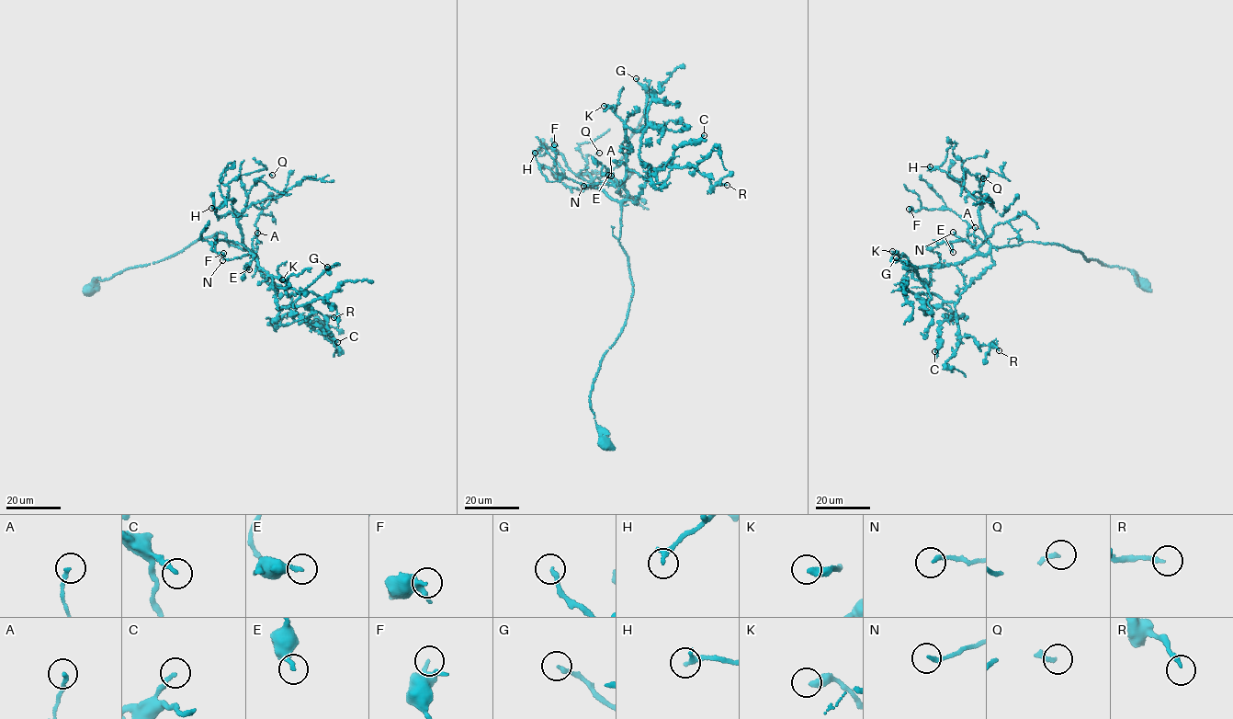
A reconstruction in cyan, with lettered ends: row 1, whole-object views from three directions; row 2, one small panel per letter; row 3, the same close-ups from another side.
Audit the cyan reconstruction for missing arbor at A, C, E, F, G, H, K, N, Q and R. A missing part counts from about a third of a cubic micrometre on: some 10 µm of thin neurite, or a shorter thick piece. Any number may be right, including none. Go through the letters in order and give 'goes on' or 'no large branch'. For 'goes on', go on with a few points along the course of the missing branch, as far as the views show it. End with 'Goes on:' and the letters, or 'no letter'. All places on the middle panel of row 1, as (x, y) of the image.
A: no large branch
C: no large branch
E: no large branch
F: no large branch
G: no large branch
H: no large branch
K: no large branch
N: no large branch
Q: goes on
R: no large branch
Goes on: Q

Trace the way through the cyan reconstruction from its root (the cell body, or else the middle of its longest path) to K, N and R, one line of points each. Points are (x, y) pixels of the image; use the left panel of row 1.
K: (88, 290), (96, 278), (153, 264), (220, 232), (258, 257), (273, 278), (288, 283), (282, 279)
N: (88, 290), (96, 278), (102, 280), (153, 264), (220, 232), (229, 244), (257, 257), (253, 253), (222, 260)
R: (88, 290), (96, 278), (220, 232), (256, 257), (266, 282), (285, 290), (306, 322), (333, 317)

